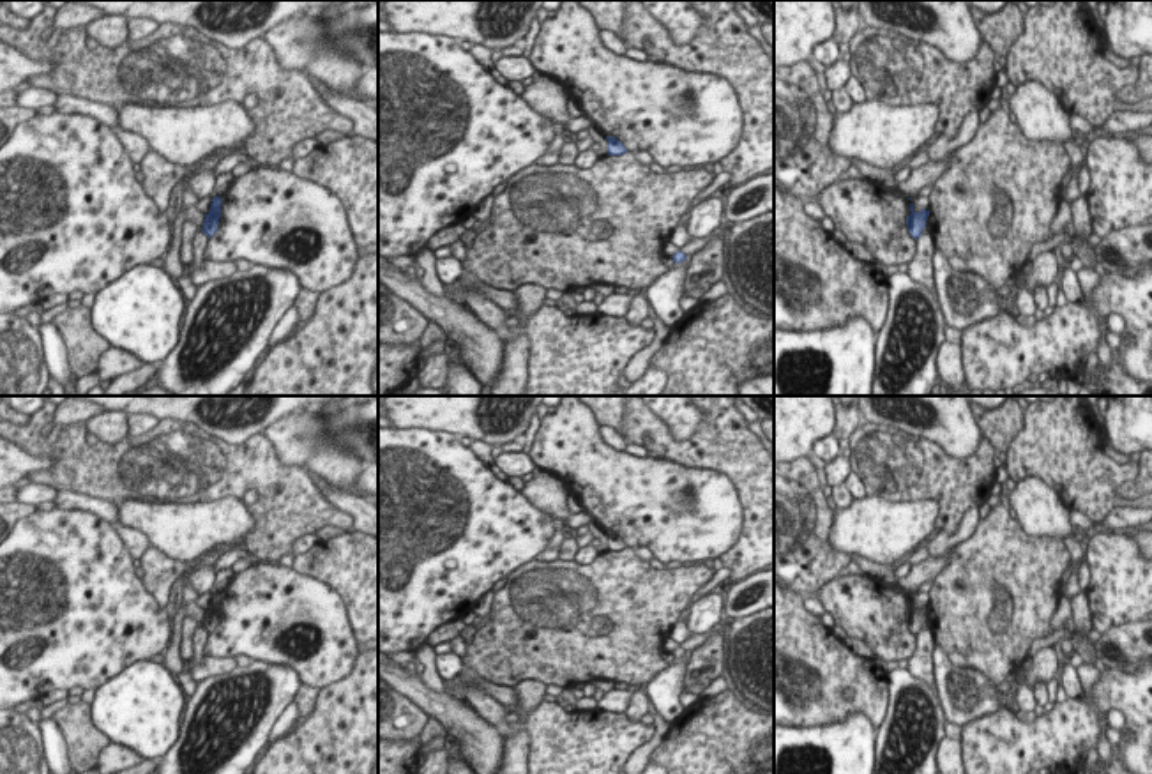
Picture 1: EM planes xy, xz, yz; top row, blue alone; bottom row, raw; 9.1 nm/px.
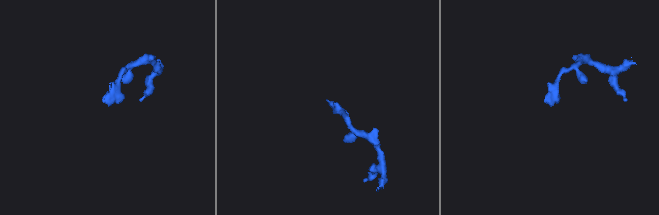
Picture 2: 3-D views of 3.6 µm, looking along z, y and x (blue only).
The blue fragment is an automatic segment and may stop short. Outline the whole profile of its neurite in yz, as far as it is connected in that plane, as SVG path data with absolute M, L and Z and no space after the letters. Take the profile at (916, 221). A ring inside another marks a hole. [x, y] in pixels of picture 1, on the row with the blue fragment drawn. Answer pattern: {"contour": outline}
{"contour": "M910 203L910 212L912 214L906 217L906 226L910 235L917 240L922 235L922 230L926 228L929 210L922 209L921 212L915 212L913 203Z"}

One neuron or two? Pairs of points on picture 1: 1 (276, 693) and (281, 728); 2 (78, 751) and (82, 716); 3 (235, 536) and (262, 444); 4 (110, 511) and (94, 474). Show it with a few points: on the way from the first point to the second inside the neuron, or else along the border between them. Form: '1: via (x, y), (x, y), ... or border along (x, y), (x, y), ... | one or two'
1: border along (292, 702), (269, 739) | two
2: via (80, 743), (80, 725) | one
3: border along (250, 508), (257, 527), (244, 541) | two
4: border along (64, 490), (105, 497), (119, 506) | two

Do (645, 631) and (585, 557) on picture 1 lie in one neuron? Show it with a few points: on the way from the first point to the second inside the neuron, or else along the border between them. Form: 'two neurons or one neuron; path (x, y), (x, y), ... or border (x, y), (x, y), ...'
two neurons; border (601, 553), (589, 564), (575, 562)

